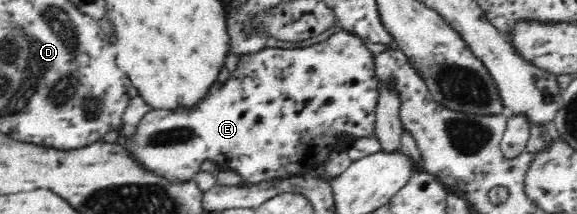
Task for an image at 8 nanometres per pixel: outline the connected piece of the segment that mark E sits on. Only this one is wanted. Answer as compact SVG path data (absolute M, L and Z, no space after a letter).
M337 31L335 35L331 35L326 41L321 41L321 43L315 43L310 47L303 47L301 49L283 49L283 48L269 48L263 49L263 51L259 51L259 53L253 53L253 55L243 54L240 56L238 60L238 67L233 73L231 73L231 77L225 81L225 83L215 83L211 89L209 89L209 94L205 96L205 99L202 102L199 102L196 106L192 108L179 108L176 110L151 110L147 111L141 117L141 121L135 127L135 135L129 135L129 137L124 137L124 135L119 134L119 138L117 140L118 145L121 145L129 154L130 157L134 158L134 161L139 164L139 166L143 166L143 169L151 172L151 174L155 174L155 176L163 176L163 180L167 180L167 182L171 184L182 184L186 181L191 181L194 179L195 174L199 171L199 167L205 161L215 162L219 165L221 170L230 170L234 171L241 176L243 184L251 184L257 185L261 182L274 181L274 180L286 180L295 176L303 176L304 174L309 174L313 169L317 169L319 165L323 166L323 162L326 161L326 158L329 156L330 152L337 151L337 149L345 149L346 145L349 145L353 139L359 139L359 137L369 137L373 134L375 127L375 119L376 119L376 105L378 102L378 98L380 95L380 82L377 80L375 73L375 63L374 63L374 55L365 47L364 41L357 35L353 35L351 33L347 33L345 31Z

